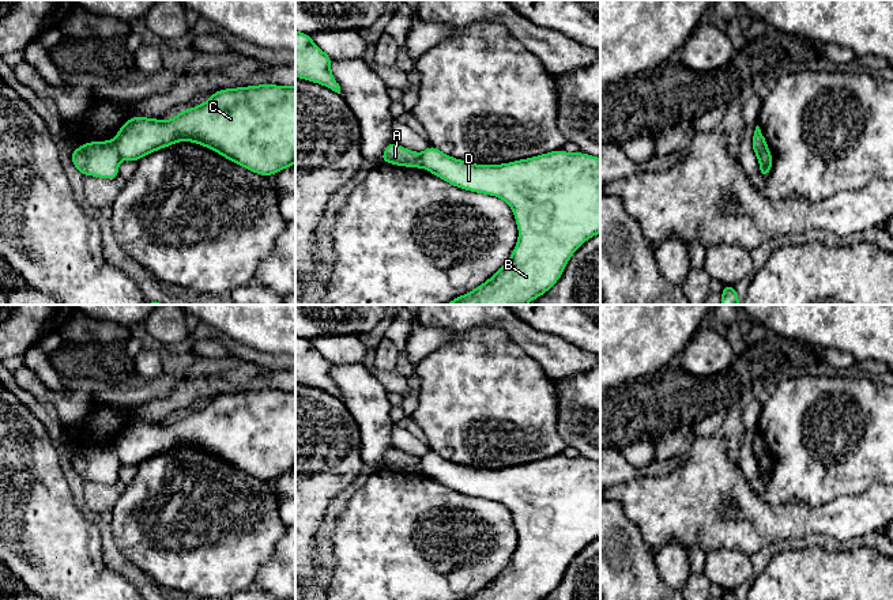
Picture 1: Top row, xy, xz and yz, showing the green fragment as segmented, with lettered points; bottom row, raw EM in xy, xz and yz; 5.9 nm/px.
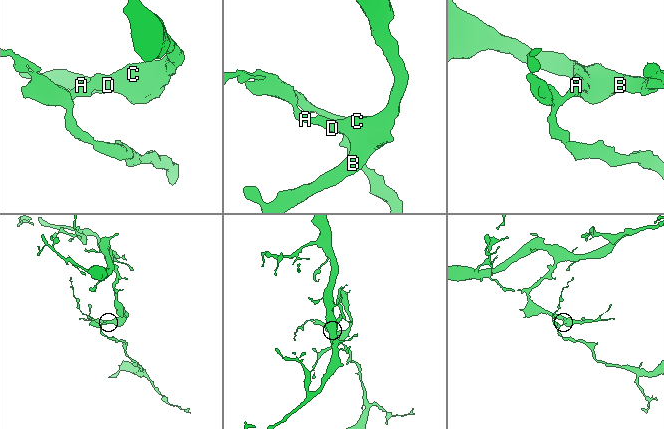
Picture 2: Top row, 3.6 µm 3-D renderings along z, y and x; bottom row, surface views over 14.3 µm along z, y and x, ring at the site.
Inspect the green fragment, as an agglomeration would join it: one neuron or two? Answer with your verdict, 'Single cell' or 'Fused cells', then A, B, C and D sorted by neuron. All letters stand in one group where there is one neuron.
Fused cells. Groups: A / B C D

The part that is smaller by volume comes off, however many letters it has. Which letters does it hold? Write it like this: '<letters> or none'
A

